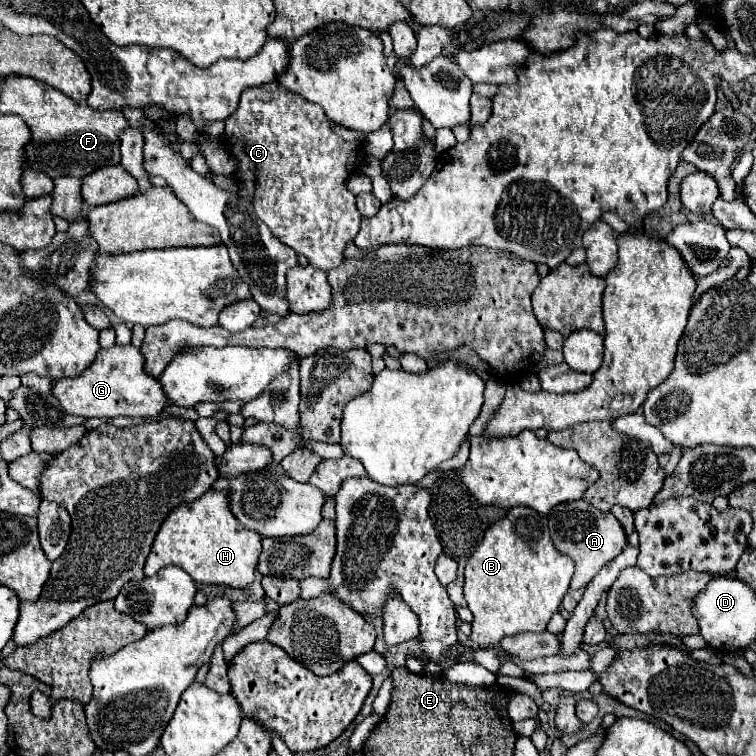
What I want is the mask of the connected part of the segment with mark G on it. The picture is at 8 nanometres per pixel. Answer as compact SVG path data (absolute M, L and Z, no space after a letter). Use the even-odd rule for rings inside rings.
M116 344L108 350L100 350L94 362L80 376L56 380L52 396L60 400L60 406L68 414L82 418L156 418L168 404L168 398L164 396L164 392L160 392L160 384L156 384L156 378L144 372L142 352L132 344Z

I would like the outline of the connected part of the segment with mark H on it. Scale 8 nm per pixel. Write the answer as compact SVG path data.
M212 488L212 492L204 494L200 500L182 504L176 512L172 512L172 516L168 516L168 520L164 520L146 560L144 574L154 576L158 570L174 564L186 570L198 584L246 588L254 582L260 552L260 536L244 528L236 516L228 512L228 498L224 496L224 490Z

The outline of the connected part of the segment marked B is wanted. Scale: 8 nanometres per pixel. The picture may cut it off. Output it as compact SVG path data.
M528 506L510 508L502 520L488 526L482 542L476 546L464 568L464 598L474 614L470 640L478 648L498 648L504 636L520 632L544 632L548 620L554 612L558 612L558 606L568 592L572 574L574 560L554 548L548 532L548 518Z

